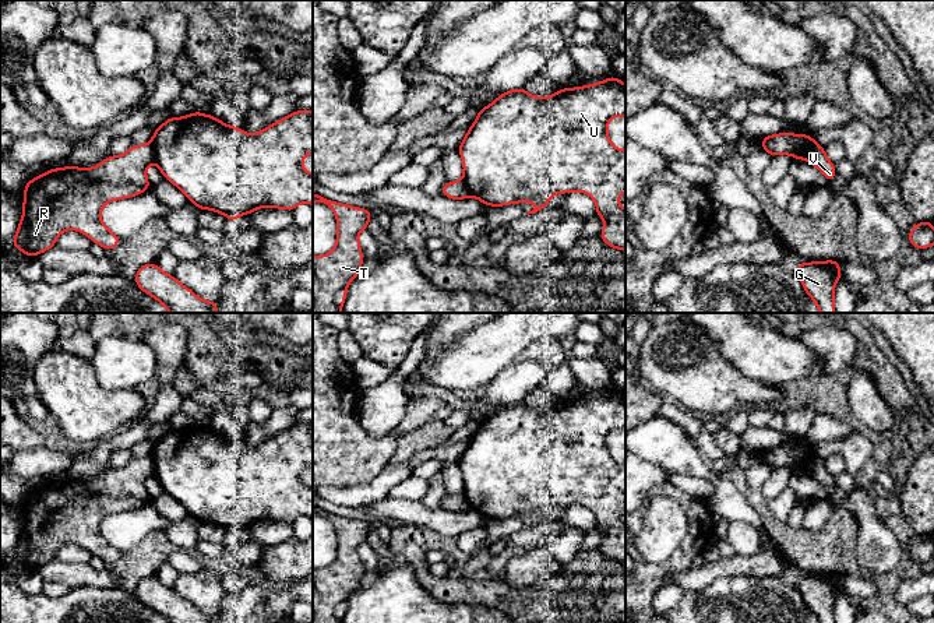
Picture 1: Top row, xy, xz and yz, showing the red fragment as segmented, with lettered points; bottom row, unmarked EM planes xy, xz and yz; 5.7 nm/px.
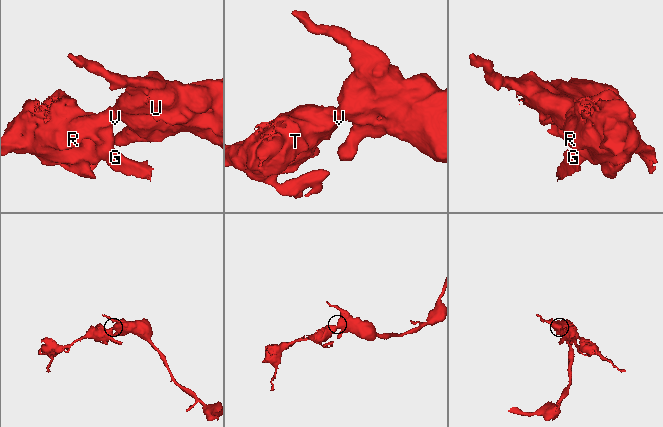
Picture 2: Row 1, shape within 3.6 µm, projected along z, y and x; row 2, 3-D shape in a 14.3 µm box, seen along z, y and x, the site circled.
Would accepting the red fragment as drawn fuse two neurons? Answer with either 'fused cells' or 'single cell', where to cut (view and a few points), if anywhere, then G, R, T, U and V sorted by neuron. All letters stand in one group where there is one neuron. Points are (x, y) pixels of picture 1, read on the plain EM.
fused cells; cut in xy along (150, 456), (155, 474); G R T V / U

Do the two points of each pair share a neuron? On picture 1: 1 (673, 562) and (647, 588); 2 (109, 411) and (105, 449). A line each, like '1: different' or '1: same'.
1: same
2: different

